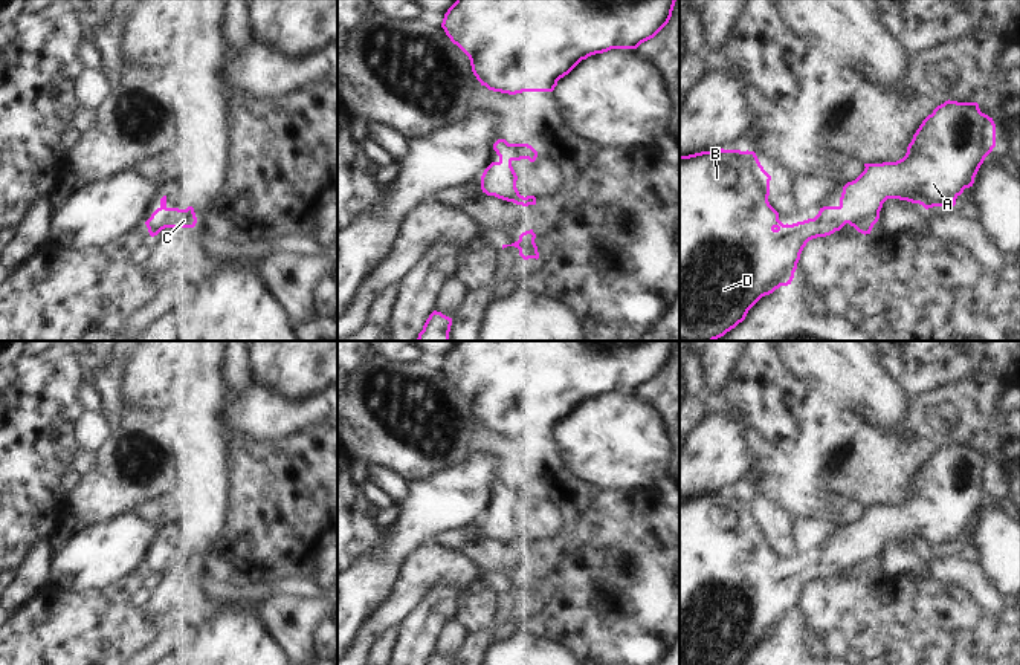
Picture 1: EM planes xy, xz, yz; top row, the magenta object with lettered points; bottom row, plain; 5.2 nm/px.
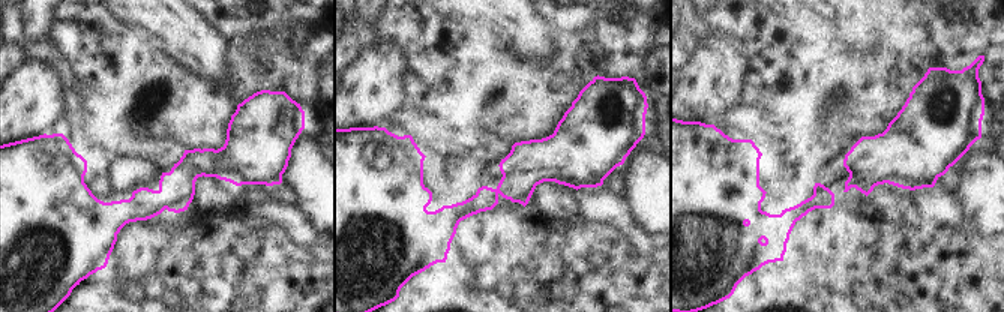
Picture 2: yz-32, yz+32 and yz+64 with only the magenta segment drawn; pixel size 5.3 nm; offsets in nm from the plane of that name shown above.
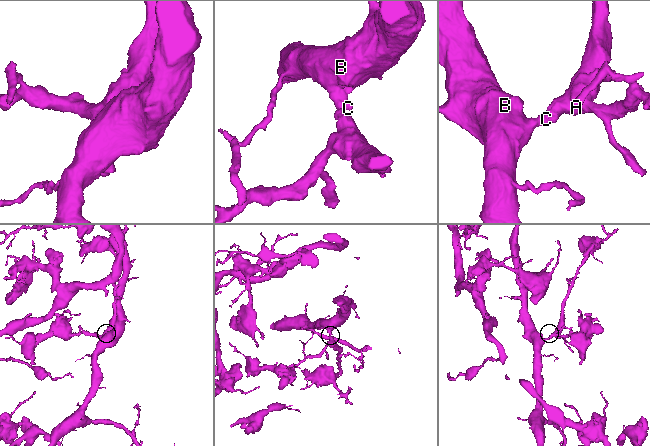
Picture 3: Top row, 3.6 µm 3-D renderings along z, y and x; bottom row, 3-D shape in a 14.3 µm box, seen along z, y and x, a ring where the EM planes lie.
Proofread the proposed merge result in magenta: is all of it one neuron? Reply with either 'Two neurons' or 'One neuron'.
One neuron.

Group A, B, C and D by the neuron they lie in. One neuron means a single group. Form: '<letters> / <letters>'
A B C D

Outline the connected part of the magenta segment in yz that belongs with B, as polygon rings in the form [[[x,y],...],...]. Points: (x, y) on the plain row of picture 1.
[[[945,443],[938,448],[931,457],[928,457],[916,475],[913,477],[912,485],[907,489],[907,495],[902,501],[896,504],[883,504],[883,506],[864,506],[864,514],[852,524],[847,524],[843,529],[838,549],[823,549],[814,561],[797,564],[792,567],[783,567],[779,563],[779,555],[770,547],[770,523],[771,518],[763,512],[754,494],[741,494],[741,492],[713,492],[701,494],[689,498],[679,498],[679,665],[742,665],[748,653],[765,637],[773,636],[780,628],[791,627],[800,596],[806,586],[817,579],[826,579],[840,573],[846,566],[854,569],[861,576],[870,576],[873,567],[880,561],[880,553],[883,546],[887,541],[899,541],[912,546],[919,546],[925,552],[933,549],[954,549],[956,541],[964,535],[965,530],[973,529],[974,520],[983,506],[985,500],[996,489],[996,466],[993,460],[982,456],[977,445],[957,445]]]

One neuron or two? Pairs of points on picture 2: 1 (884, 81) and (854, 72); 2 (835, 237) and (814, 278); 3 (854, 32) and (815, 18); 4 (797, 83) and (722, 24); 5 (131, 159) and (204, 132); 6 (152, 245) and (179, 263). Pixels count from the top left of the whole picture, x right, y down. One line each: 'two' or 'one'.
1: one
2: two
3: one
4: one
5: two
6: two

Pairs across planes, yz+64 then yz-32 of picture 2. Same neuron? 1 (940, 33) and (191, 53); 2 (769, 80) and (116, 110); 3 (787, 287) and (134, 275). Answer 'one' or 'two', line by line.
1: two
2: two
3: two

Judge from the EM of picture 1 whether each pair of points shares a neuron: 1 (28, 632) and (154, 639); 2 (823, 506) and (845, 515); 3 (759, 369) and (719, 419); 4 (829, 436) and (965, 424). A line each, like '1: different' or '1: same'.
1: same
2: same
3: different
4: same

